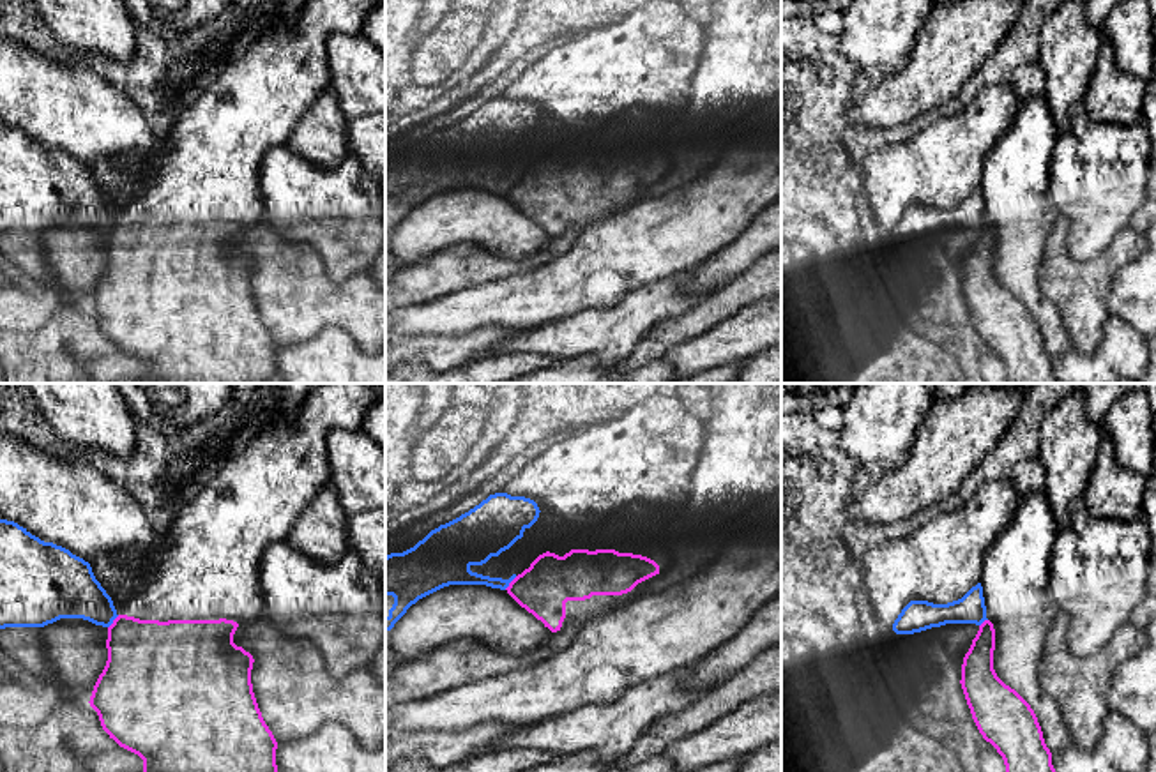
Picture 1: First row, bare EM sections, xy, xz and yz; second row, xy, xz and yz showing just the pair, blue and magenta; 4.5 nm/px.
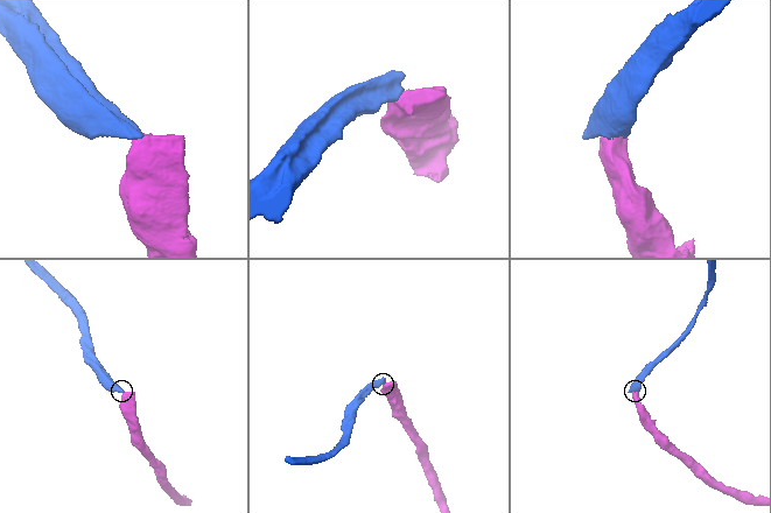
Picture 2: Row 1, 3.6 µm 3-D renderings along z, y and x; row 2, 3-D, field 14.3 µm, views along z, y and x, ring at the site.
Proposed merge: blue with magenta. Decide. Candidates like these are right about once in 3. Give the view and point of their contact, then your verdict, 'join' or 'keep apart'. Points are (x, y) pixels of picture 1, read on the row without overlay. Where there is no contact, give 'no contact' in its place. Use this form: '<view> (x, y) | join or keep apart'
xz (509, 186) | keep apart

